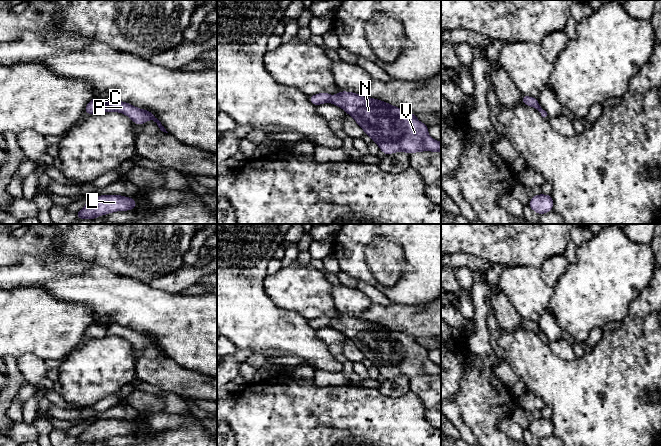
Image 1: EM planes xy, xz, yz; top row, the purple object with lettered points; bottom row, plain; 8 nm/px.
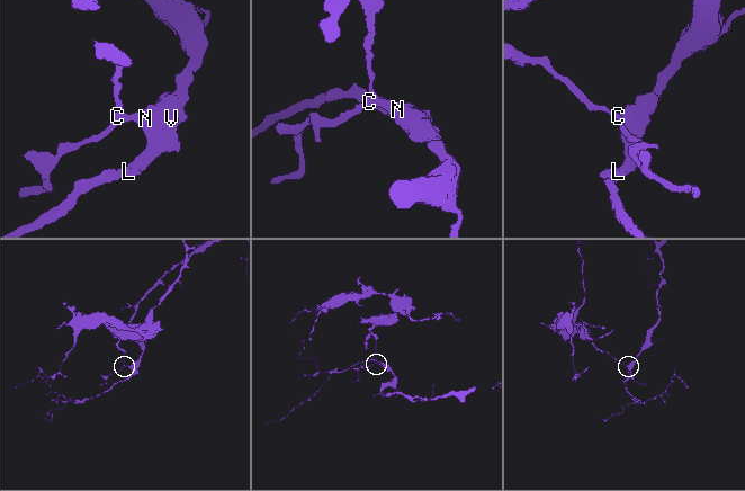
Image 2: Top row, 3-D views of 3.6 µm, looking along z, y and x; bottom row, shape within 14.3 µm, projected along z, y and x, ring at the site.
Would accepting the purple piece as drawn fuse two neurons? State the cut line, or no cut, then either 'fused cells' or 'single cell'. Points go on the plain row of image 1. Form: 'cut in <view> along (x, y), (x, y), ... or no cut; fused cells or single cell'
cut in xy along (108, 326), (105, 334); fused cells

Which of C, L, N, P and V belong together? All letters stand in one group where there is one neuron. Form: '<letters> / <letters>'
C / L N P V

